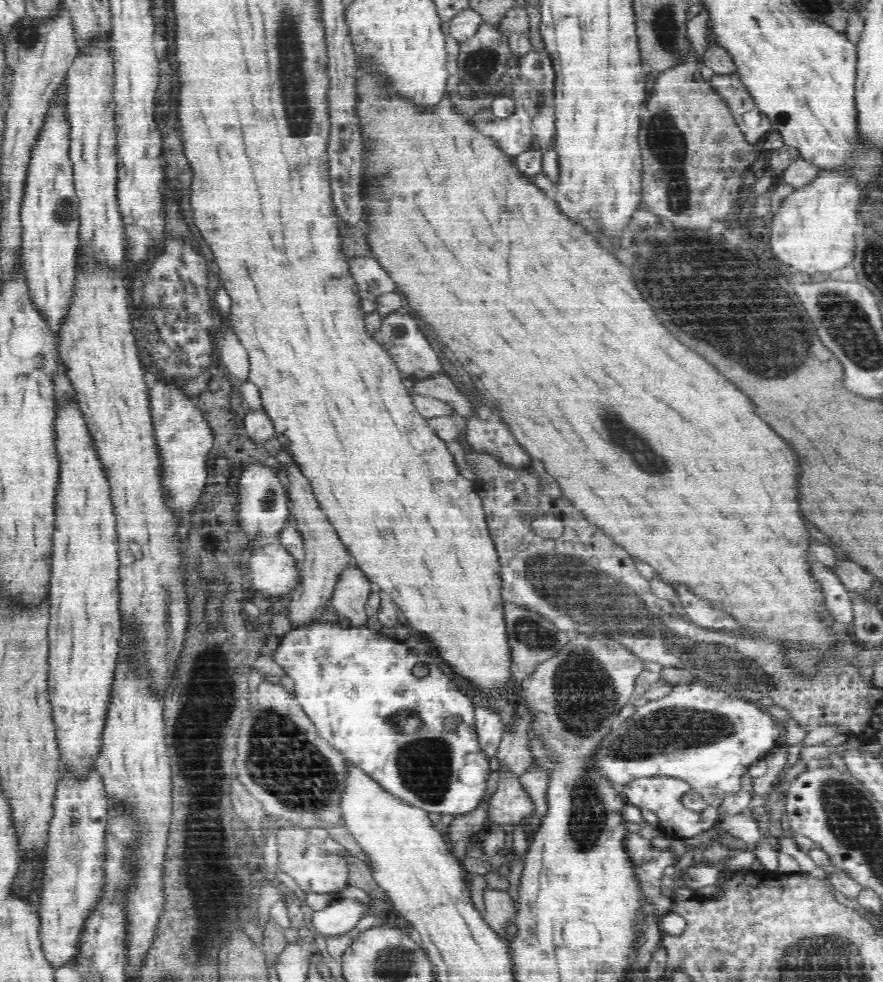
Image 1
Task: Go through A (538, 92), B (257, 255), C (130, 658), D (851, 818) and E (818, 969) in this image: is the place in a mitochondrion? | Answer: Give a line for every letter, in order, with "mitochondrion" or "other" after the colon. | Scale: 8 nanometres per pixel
A: mitochondrion
B: other
C: other
D: mitochondrion
E: mitochondrion

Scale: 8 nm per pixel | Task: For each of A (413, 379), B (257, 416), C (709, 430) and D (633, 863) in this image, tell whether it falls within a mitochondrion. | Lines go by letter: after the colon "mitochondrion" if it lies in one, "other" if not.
A: other
B: other
C: other
D: other

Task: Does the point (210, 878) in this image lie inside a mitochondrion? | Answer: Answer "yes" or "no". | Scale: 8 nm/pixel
yes

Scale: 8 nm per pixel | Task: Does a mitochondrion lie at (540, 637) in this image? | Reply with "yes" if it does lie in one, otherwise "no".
yes

